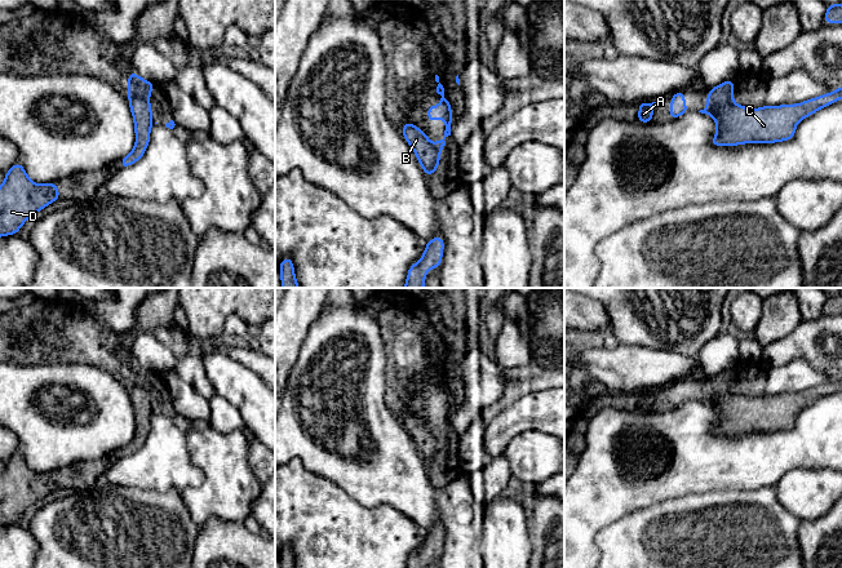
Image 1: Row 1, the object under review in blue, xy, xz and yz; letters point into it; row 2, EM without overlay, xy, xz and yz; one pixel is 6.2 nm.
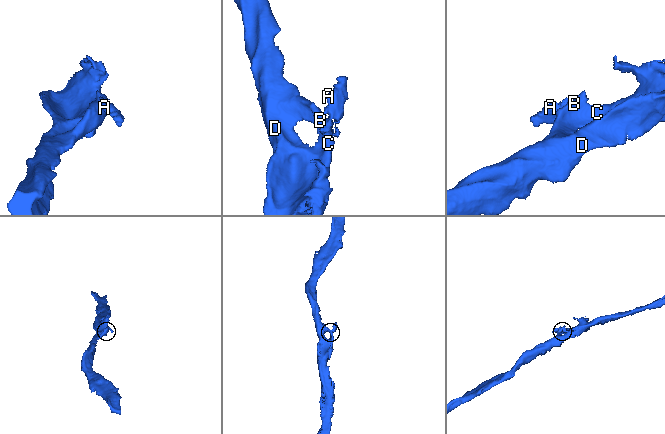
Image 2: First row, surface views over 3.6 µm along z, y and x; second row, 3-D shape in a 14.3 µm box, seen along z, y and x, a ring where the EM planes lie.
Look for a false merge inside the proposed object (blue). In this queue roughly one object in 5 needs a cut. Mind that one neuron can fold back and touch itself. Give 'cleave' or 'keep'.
cleave

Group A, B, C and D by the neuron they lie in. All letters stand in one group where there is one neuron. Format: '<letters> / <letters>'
A / B C D

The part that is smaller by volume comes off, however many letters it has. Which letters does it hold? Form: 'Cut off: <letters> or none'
Cut off: A

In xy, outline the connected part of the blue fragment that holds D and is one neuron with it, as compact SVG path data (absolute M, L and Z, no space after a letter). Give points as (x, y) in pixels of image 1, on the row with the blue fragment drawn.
M15 163L0 186L0 238L18 234L31 216L58 199L59 191L54 182L37 185Z

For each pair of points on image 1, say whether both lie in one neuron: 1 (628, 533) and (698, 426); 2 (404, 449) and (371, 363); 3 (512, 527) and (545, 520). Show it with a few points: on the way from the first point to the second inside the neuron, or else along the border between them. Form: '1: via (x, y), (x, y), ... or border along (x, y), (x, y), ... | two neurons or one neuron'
1: border along (673, 497), (642, 506), (616, 519) | two neurons
2: via (382, 427), (371, 416), (371, 385) | one neuron
3: border along (527, 520), (531, 554) | two neurons

